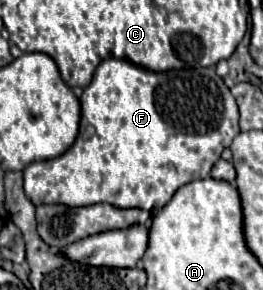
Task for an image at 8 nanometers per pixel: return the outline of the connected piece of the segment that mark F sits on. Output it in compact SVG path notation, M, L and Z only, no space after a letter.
M111 57L99 63L93 81L85 87L79 101L81 123L75 143L59 157L35 161L23 169L25 195L35 207L45 203L67 207L111 203L113 207L139 207L157 213L181 185L209 177L221 151L229 147L239 133L235 97L215 73L215 67L155 73L127 59Z

